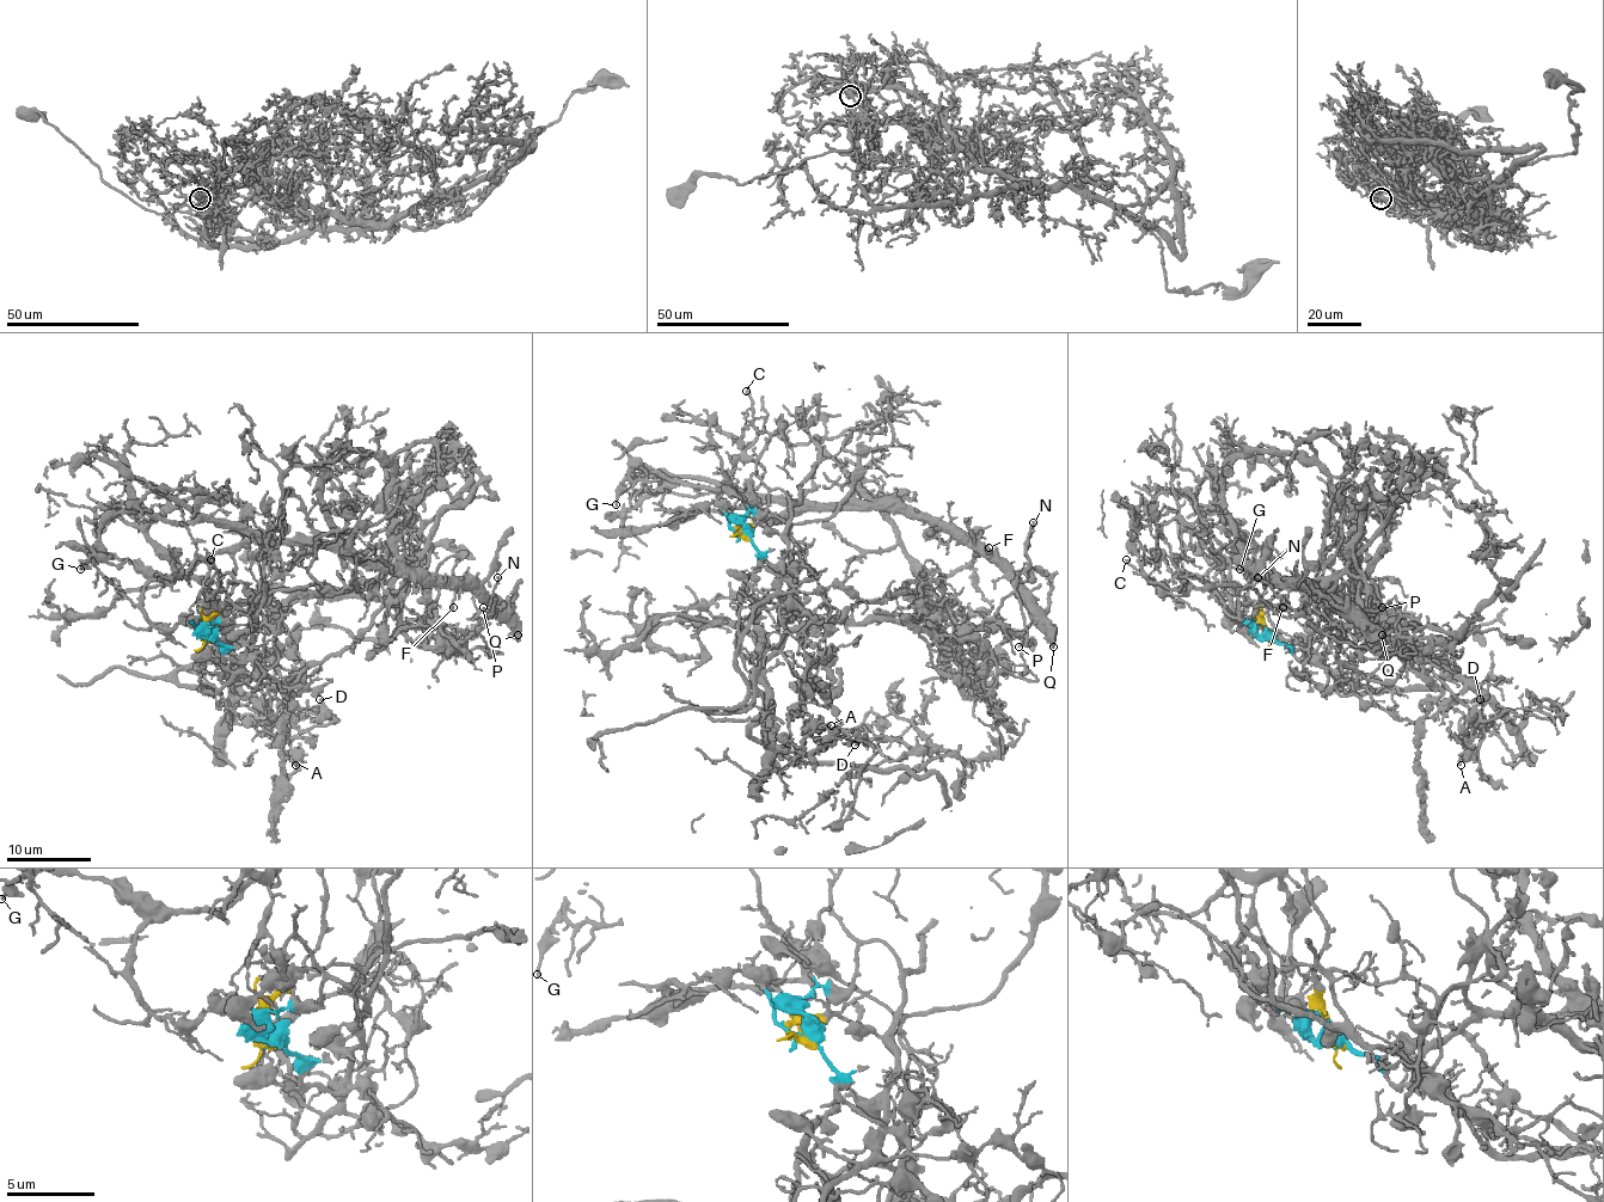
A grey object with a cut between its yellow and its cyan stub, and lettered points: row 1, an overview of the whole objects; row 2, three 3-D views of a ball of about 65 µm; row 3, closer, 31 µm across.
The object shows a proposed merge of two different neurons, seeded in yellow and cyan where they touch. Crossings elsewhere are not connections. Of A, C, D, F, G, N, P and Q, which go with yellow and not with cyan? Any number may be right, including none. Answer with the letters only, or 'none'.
F, G, P, Q

